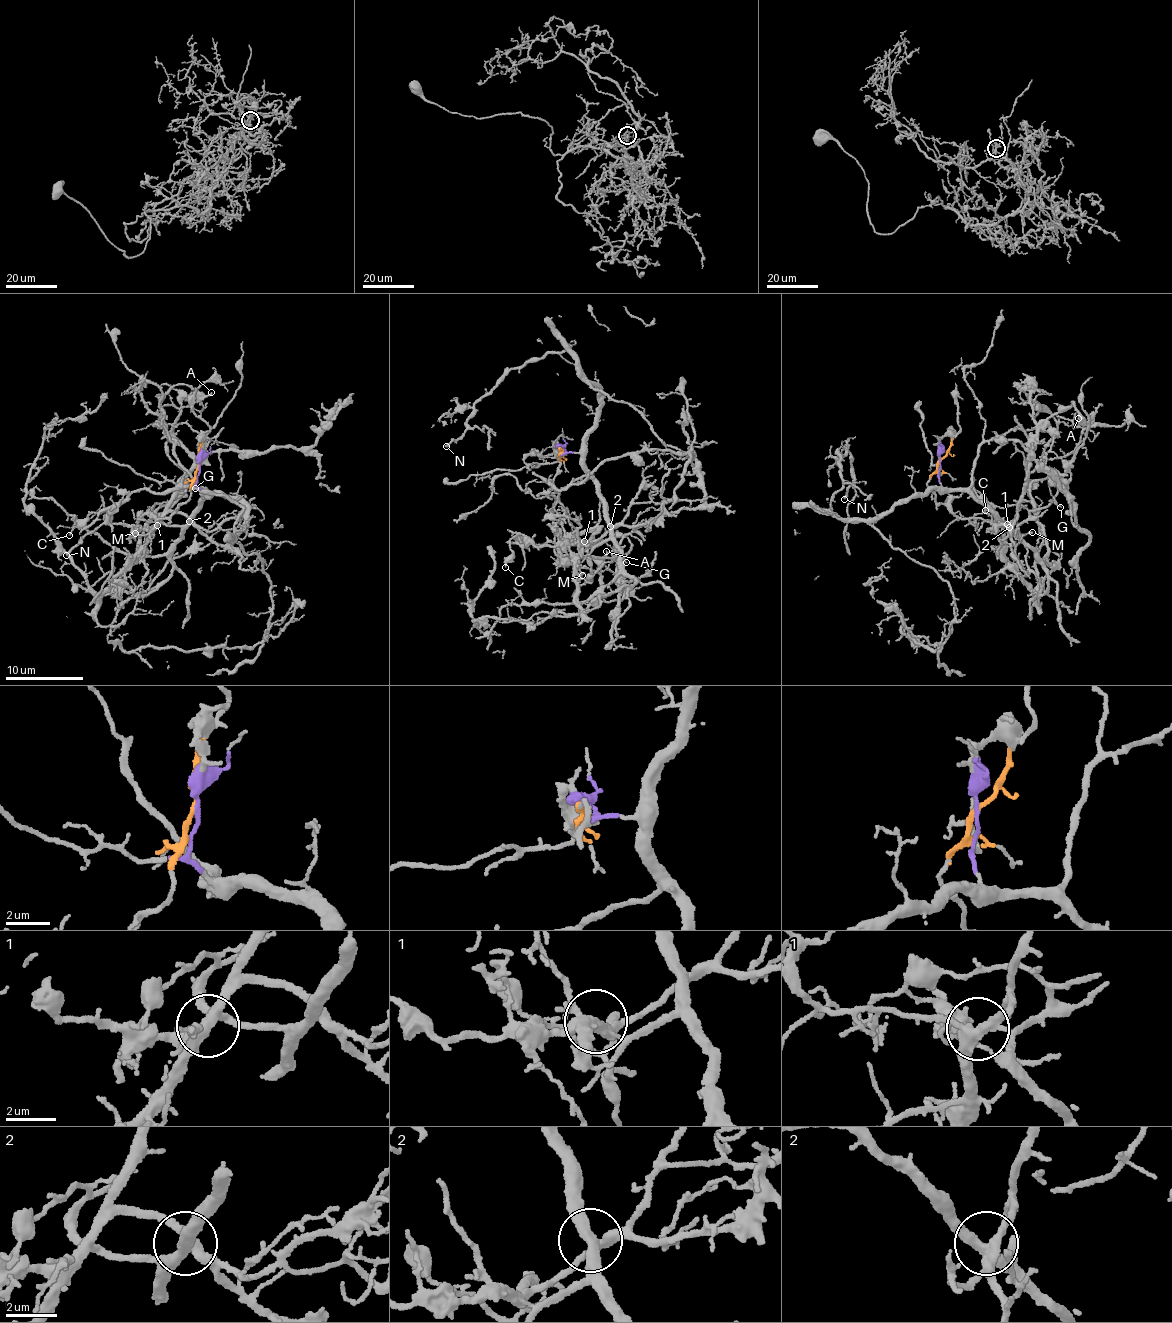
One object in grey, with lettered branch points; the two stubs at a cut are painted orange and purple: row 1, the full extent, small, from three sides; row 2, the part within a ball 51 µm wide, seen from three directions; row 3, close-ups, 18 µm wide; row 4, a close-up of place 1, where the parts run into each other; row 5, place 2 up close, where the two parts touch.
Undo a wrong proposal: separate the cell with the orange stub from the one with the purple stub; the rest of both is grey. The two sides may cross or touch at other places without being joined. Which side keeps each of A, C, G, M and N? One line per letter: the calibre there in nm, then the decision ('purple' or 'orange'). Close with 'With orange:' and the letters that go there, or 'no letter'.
A: 170 nm thick; orange
C: 110 nm thick; orange
G: 120 nm thick; purple
M: 130 nm thick; orange
N: 200 nm thick; purple
With orange: A, C, M

